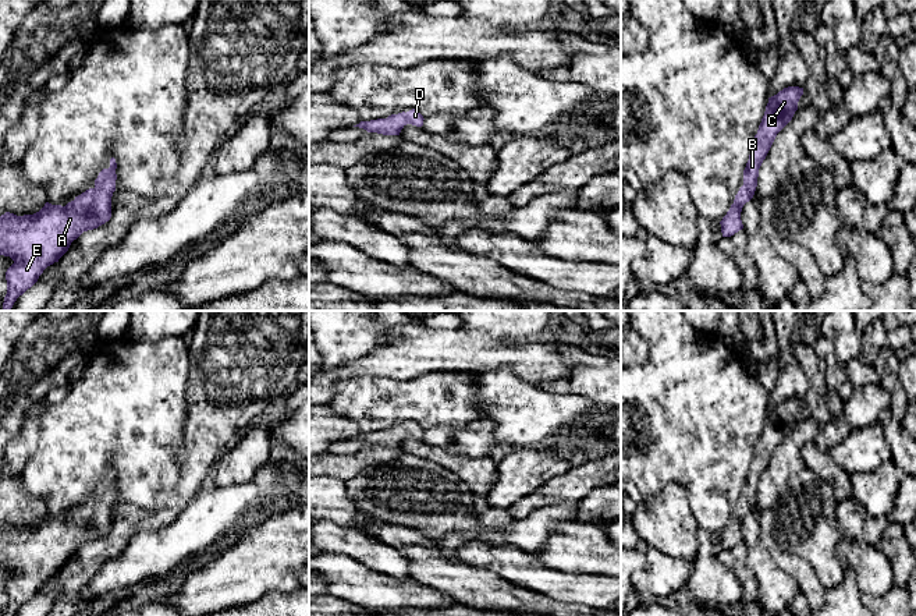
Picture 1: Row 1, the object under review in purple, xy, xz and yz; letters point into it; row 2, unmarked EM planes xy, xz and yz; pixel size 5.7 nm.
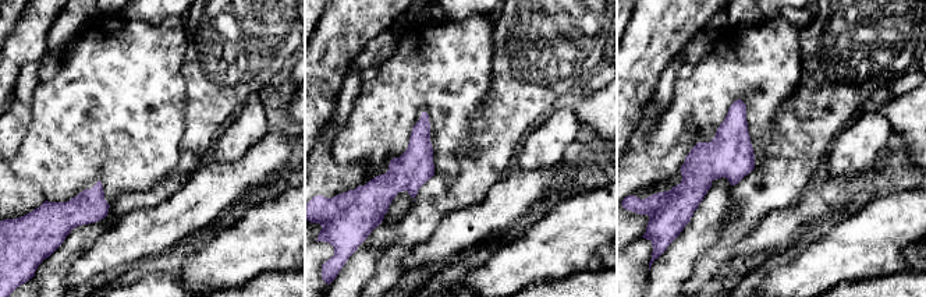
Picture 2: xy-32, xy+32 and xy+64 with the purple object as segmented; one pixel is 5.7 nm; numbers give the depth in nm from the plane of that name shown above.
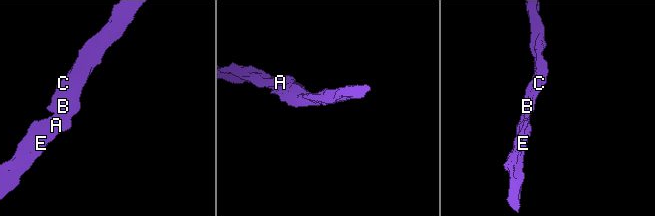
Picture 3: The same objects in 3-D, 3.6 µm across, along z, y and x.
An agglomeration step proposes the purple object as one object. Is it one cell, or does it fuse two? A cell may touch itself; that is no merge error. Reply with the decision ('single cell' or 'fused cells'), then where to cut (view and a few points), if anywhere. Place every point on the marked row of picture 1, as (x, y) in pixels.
single cell; cut none

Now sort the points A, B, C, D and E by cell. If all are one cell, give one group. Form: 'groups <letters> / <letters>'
groups A B C D E

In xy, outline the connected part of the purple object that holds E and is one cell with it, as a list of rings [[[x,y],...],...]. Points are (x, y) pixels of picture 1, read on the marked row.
[[[111,157],[110,167],[99,173],[95,187],[65,206],[46,202],[33,215],[6,212],[0,216],[0,255],[14,261],[6,272],[7,294],[1,311],[11,311],[17,298],[38,282],[47,266],[58,262],[84,231],[110,220],[116,169]]]

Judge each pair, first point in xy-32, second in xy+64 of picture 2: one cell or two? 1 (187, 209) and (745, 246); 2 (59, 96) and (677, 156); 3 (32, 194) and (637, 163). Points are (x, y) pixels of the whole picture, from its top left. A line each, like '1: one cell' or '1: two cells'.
1: one cell
2: two cells
3: one cell

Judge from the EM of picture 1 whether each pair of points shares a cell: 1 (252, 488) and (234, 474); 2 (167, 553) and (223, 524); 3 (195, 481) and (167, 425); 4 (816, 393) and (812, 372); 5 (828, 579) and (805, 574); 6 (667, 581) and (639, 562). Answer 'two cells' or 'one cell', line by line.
1: two cells
2: one cell
3: two cells
4: one cell
5: two cells
6: two cells

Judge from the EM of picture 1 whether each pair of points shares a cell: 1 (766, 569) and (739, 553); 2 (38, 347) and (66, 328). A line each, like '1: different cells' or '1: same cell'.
1: different cells
2: different cells

